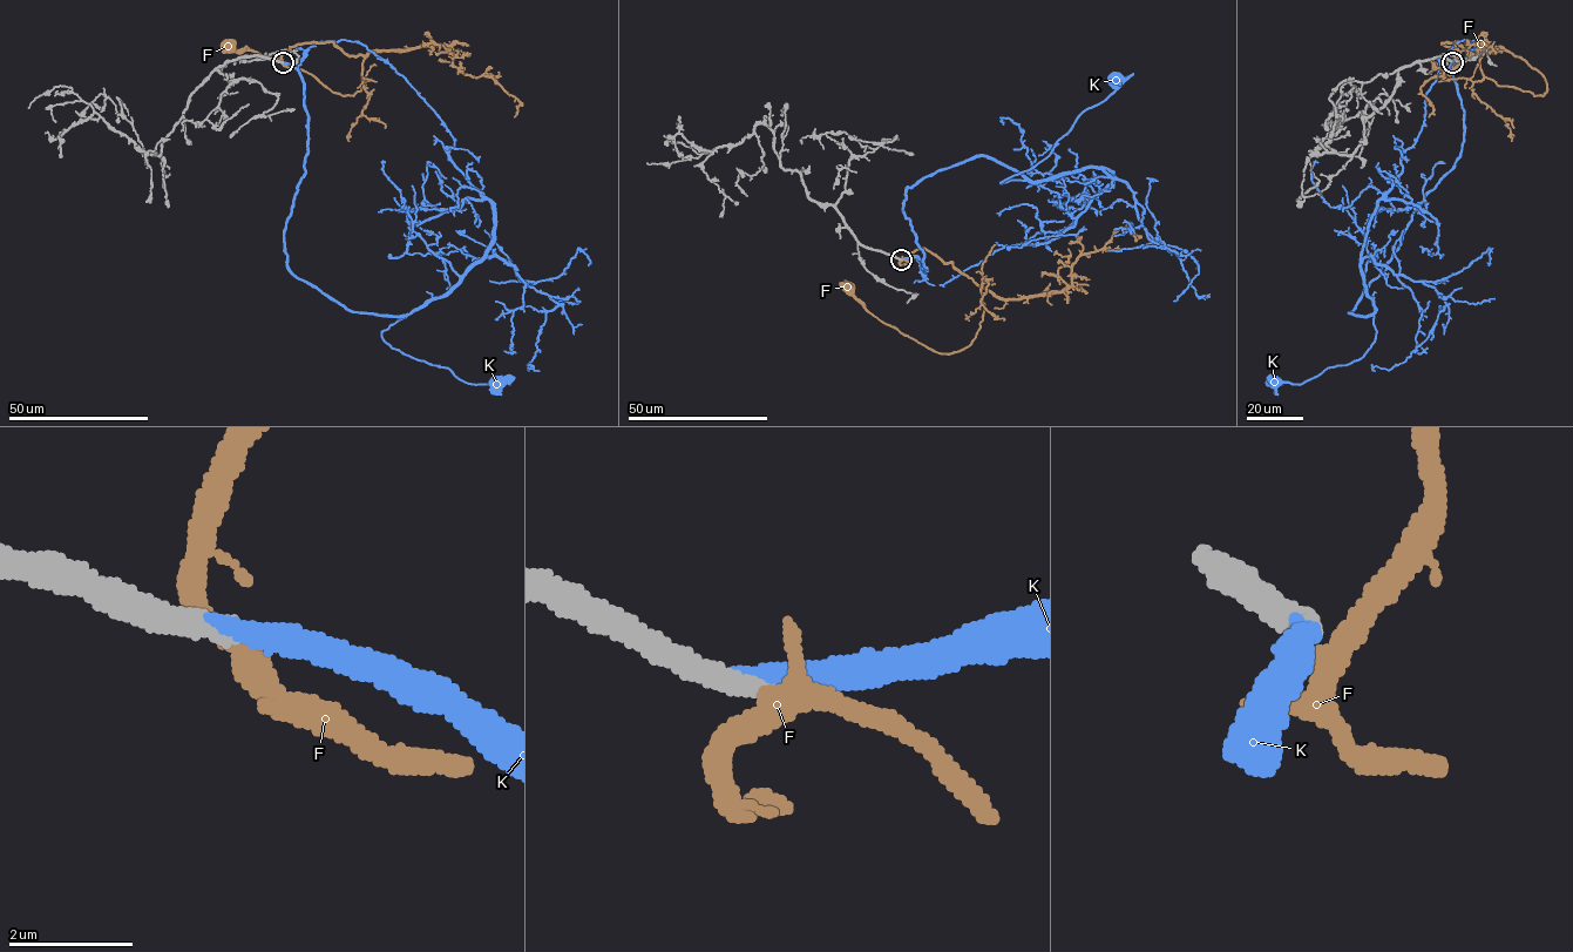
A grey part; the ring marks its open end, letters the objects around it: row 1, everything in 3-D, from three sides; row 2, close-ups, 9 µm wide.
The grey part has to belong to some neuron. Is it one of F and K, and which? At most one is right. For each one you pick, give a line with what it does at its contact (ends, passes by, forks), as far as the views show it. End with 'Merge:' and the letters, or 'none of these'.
K: it ends there
Merge: K

